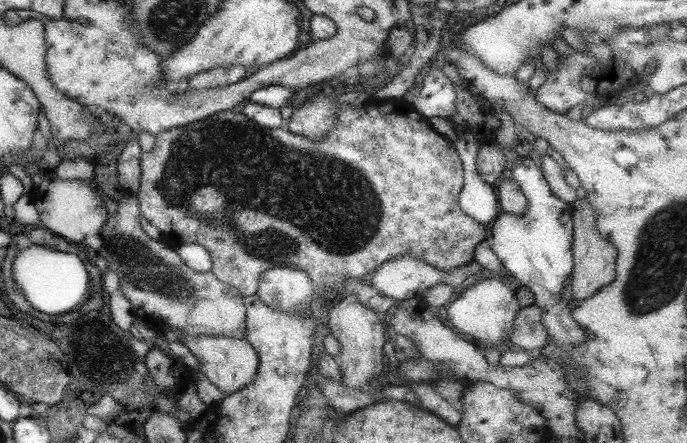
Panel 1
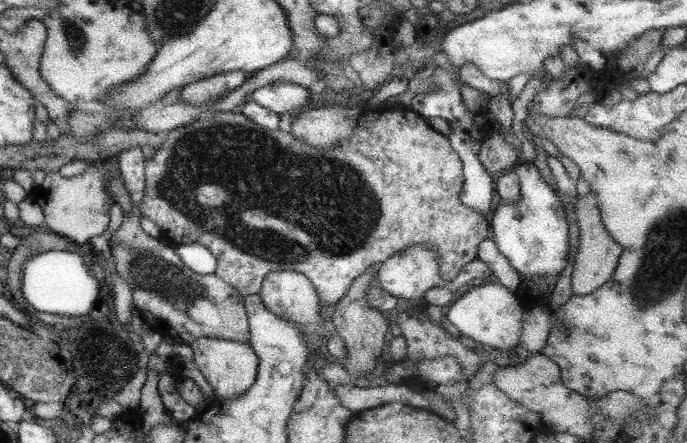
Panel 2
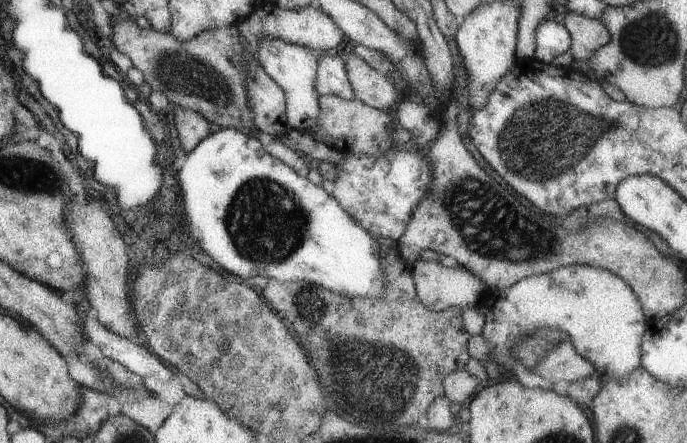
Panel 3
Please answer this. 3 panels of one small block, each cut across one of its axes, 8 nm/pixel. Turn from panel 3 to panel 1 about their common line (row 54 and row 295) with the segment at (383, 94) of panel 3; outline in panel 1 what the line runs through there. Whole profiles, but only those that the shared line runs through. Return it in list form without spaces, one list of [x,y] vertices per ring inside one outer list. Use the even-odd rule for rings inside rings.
[[[347,294],[337,301],[333,301],[333,307],[328,314],[327,325],[330,334],[339,344],[339,354],[334,357],[338,364],[339,384],[350,388],[349,390],[361,390],[368,388],[367,384],[370,379],[377,378],[383,370],[383,344],[384,322],[381,322],[375,315],[375,311],[370,307],[361,305],[361,302],[355,295]]]

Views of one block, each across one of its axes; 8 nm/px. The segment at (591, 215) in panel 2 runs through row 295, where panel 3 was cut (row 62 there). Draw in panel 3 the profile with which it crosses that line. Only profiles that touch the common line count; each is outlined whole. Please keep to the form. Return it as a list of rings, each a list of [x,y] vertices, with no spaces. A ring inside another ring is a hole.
[[[567,9],[563,26],[570,36],[569,52],[577,64],[590,60],[589,56],[592,56],[599,46],[609,42],[609,33],[598,19],[585,18]]]

